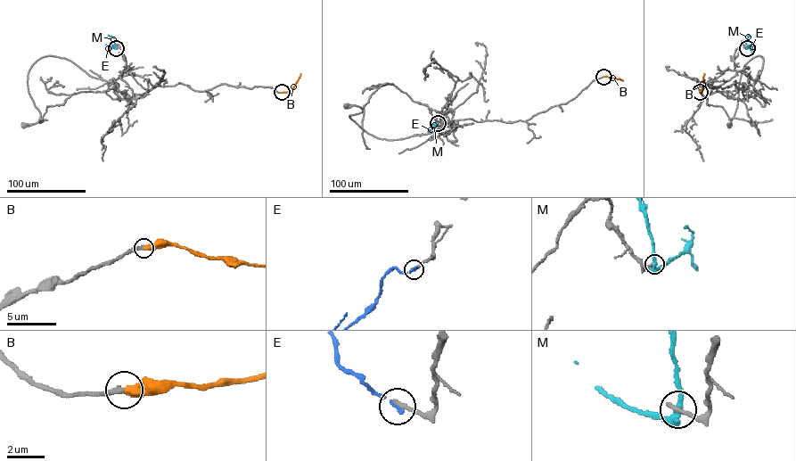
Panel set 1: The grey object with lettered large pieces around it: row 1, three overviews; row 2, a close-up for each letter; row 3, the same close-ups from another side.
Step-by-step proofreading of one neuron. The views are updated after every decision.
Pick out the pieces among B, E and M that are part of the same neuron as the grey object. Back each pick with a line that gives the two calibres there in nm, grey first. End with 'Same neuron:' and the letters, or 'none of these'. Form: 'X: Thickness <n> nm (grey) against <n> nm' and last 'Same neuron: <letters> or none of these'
B: Thickness 260 nm (grey) against 480 nm
Same neuron: B

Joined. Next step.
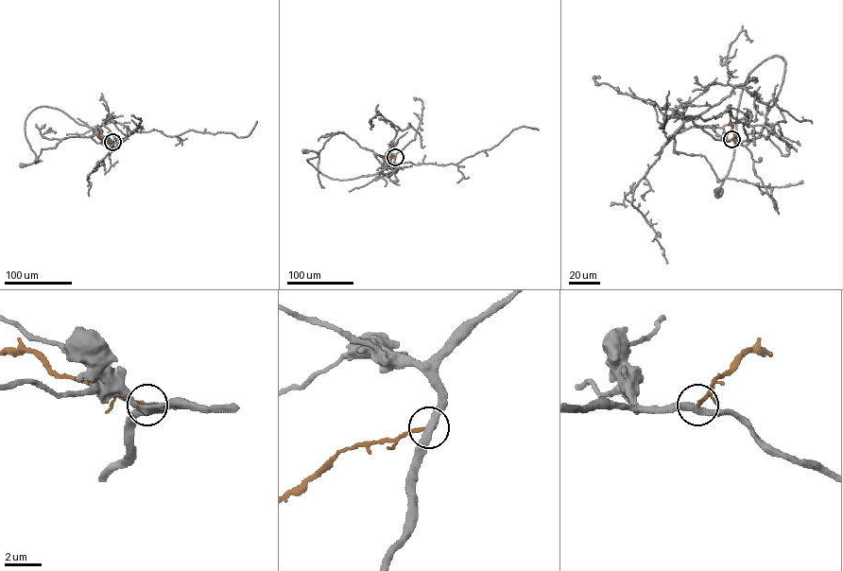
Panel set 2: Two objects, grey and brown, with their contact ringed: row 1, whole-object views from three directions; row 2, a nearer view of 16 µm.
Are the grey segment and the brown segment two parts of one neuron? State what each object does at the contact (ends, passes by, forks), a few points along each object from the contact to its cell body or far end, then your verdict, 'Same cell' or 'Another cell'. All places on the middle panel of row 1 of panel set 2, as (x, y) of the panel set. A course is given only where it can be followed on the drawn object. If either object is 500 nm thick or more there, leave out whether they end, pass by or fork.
At the ring grey passes by. At the ring brown ends. Course of grey: (395, 157), (393, 164), (387, 164), (381, 172), (339, 180), (318, 171), (307, 160), (318, 154), (305, 151). Course of brown: (395, 157), (387, 160), (379, 156). Another cell

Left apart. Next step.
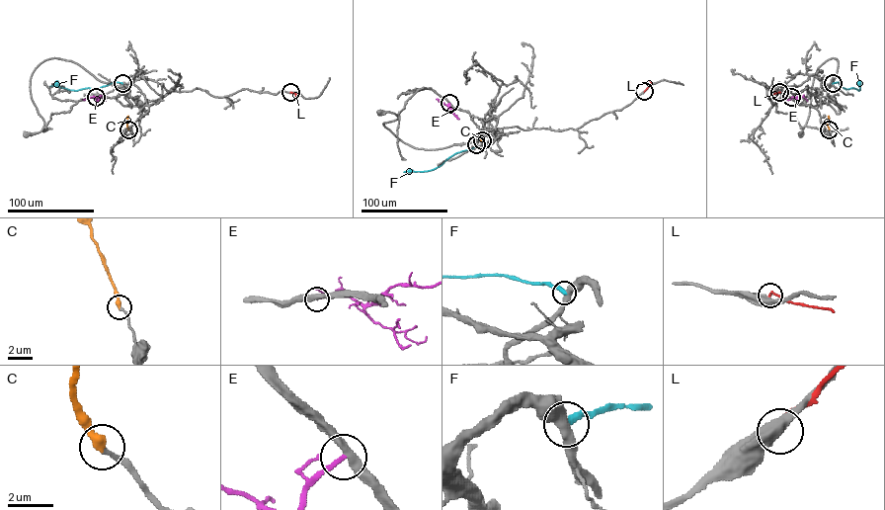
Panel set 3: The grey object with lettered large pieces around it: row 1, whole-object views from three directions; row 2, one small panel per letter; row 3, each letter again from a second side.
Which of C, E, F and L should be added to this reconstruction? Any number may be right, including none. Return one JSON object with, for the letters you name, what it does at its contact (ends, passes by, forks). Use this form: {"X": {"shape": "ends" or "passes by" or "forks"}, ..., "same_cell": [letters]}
{"C": {"shape": "ends"}, "same_cell": ["C"]}

